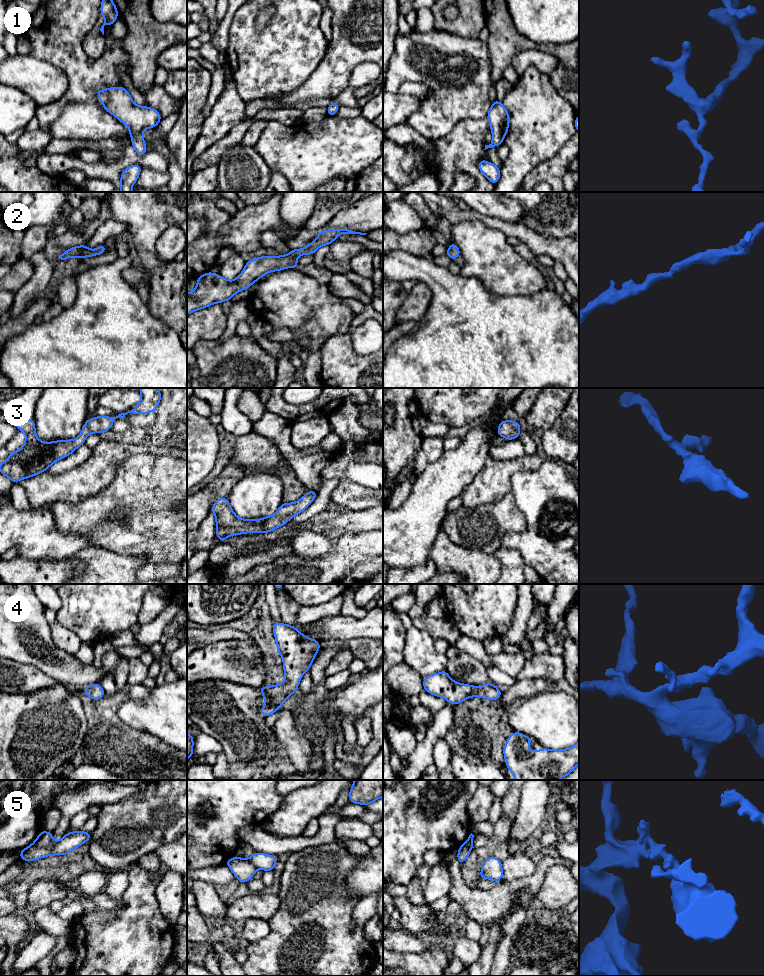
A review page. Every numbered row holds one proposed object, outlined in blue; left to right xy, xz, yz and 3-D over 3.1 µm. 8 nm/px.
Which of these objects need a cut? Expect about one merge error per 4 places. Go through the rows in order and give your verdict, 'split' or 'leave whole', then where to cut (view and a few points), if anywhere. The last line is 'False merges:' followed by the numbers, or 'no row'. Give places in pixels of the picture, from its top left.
1: leave whole | no cut
2: leave whole | no cut
3: leave whole | no cut
4: leave whole | no cut
5: split | xy (56, 843), (50, 848), (35, 847), (32, 844)
False merges: 5

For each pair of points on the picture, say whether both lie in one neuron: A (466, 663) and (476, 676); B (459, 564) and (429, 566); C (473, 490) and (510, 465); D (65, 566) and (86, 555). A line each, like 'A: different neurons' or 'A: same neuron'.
A: same neuron
B: different neurons
C: same neuron
D: different neurons

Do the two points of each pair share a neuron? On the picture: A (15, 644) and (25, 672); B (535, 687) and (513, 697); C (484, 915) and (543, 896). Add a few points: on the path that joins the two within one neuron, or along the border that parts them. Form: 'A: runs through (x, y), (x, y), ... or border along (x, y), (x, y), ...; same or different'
A: border along (10, 659), (16, 662), (32, 664), (44, 673); different
B: runs through (530, 687), (518, 692); same
C: border along (545, 875), (544, 881), (535, 897); different

